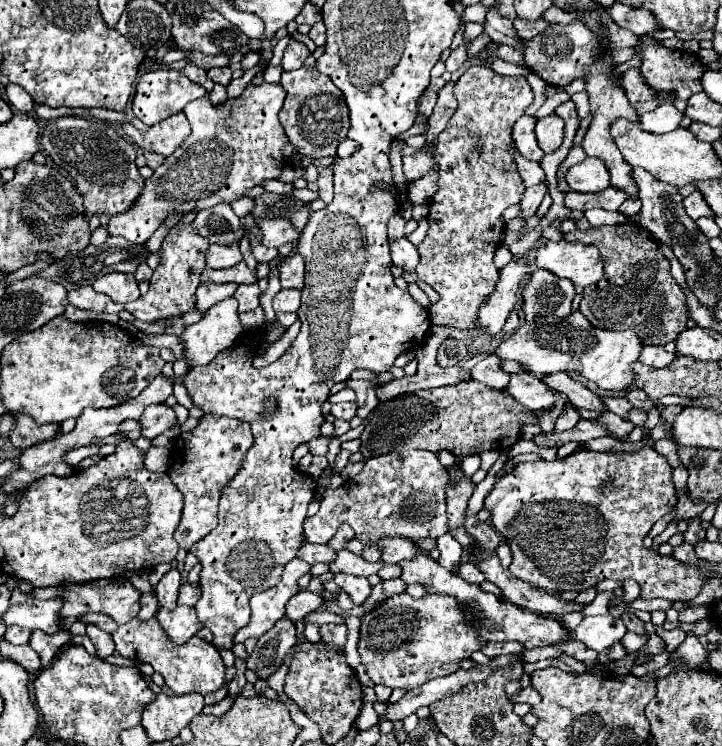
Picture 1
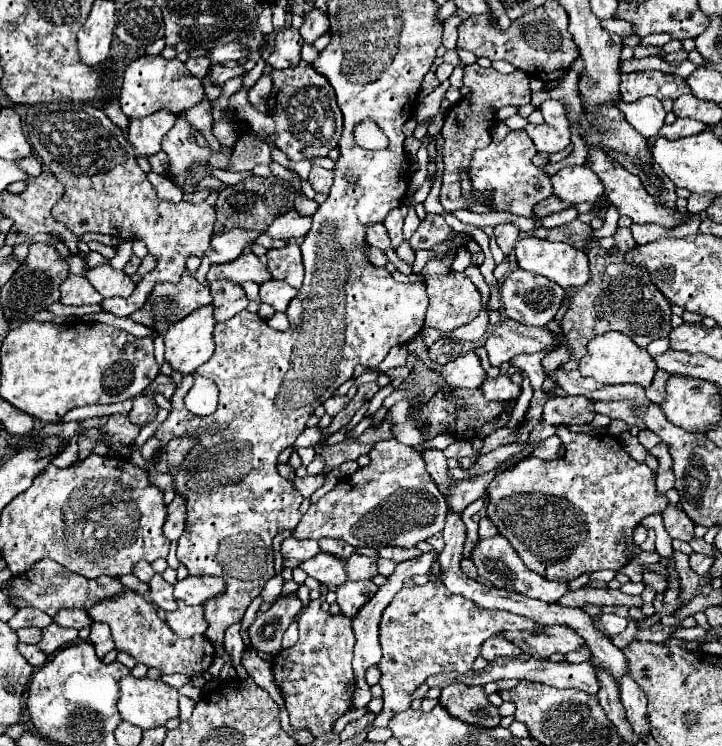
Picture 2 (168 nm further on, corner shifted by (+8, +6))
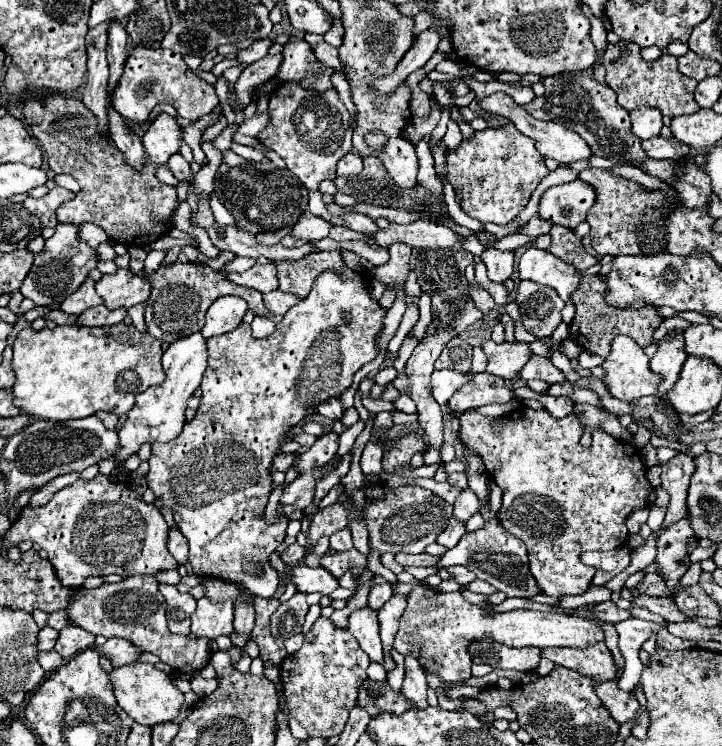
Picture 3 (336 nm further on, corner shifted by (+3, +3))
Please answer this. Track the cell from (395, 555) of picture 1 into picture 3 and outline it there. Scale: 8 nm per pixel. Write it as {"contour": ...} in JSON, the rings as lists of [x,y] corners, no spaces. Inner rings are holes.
{"contour":[[[425,552],[423,554],[397,554],[395,558],[401,566],[433,566],[439,562],[435,556],[429,556]]]}

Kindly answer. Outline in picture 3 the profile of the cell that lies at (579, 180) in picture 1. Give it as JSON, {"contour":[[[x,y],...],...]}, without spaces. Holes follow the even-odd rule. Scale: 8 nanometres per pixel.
{"contour":[[[573,180],[569,184],[551,186],[549,190],[545,190],[537,214],[551,224],[575,230],[577,224],[585,220],[585,214],[591,206],[593,188],[589,188],[589,184],[581,184],[581,180]]]}

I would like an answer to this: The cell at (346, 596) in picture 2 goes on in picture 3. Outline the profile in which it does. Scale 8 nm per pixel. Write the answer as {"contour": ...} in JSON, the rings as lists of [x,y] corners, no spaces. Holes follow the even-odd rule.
{"contour":[[[369,606],[355,610],[349,618],[349,632],[357,638],[361,650],[367,652],[371,662],[383,664],[385,652],[379,638],[379,622],[375,610],[371,610]]]}

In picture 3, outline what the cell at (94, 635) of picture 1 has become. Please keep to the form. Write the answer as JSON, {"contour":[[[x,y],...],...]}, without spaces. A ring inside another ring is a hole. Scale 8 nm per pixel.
{"contour":[[[109,638],[105,642],[105,646],[101,648],[101,652],[111,660],[113,666],[125,666],[125,664],[133,664],[139,660],[141,650],[123,638]]]}

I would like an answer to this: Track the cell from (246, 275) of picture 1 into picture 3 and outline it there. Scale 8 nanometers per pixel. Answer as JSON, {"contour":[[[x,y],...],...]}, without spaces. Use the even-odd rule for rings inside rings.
{"contour":[[[269,262],[265,266],[261,264],[255,264],[253,268],[249,268],[247,272],[243,274],[227,274],[227,278],[239,286],[247,286],[247,288],[255,288],[259,290],[261,294],[267,294],[267,292],[273,292],[277,288],[277,270],[275,270],[275,264]]]}

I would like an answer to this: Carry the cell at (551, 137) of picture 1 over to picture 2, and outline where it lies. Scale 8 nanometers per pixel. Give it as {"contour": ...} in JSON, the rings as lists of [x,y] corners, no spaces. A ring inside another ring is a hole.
{"contour":[[[550,99],[540,105],[540,111],[544,115],[544,123],[526,125],[526,131],[534,141],[536,149],[546,153],[556,153],[566,149],[570,143],[570,129],[568,129],[564,107],[558,101]]]}

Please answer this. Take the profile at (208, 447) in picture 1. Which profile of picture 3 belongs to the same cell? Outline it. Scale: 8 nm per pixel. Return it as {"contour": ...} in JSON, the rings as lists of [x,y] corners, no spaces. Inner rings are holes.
{"contour":[[[173,528],[169,532],[169,552],[173,554],[173,558],[177,560],[179,566],[185,566],[187,564],[187,540],[179,532],[179,528]]]}

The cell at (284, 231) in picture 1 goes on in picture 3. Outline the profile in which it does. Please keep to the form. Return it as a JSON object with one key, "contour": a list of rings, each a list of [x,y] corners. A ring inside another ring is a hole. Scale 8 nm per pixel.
{"contour":[[[303,212],[301,218],[297,220],[297,224],[293,226],[291,236],[311,242],[311,240],[321,240],[321,238],[329,236],[329,232],[331,232],[331,222],[327,222],[319,216],[313,216],[311,212]]]}

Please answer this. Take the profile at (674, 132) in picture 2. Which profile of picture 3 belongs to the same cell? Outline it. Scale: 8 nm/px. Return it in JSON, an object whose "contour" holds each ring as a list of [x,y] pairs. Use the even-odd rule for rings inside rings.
{"contour":[[[653,136],[649,140],[641,140],[643,150],[647,152],[649,158],[653,160],[673,160],[673,158],[683,158],[691,152],[691,148],[685,148],[685,144],[677,142],[677,138],[663,138],[663,136]]]}

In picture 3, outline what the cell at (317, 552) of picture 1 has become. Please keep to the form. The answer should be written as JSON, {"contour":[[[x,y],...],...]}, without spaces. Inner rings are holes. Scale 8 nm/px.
{"contour":[[[295,542],[295,544],[287,546],[287,548],[281,552],[281,560],[283,560],[287,566],[293,566],[293,564],[299,564],[299,562],[303,562],[303,558],[305,558],[305,552],[307,552],[307,548]]]}

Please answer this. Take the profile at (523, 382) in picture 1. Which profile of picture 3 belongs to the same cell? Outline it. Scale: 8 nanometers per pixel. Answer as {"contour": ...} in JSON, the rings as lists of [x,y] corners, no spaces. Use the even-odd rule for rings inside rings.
{"contour":[[[481,372],[481,374],[473,374],[473,378],[449,398],[447,408],[451,414],[455,414],[455,412],[465,412],[469,408],[485,406],[491,402],[509,402],[511,398],[513,398],[513,392],[505,388],[503,378]]]}

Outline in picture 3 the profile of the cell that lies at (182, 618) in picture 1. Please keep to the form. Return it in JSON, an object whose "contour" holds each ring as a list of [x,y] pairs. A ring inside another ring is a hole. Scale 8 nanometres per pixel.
{"contour":[[[197,600],[197,612],[191,620],[191,632],[195,636],[205,636],[209,640],[217,636],[229,636],[233,632],[233,610],[235,600],[211,602],[211,600]]]}

